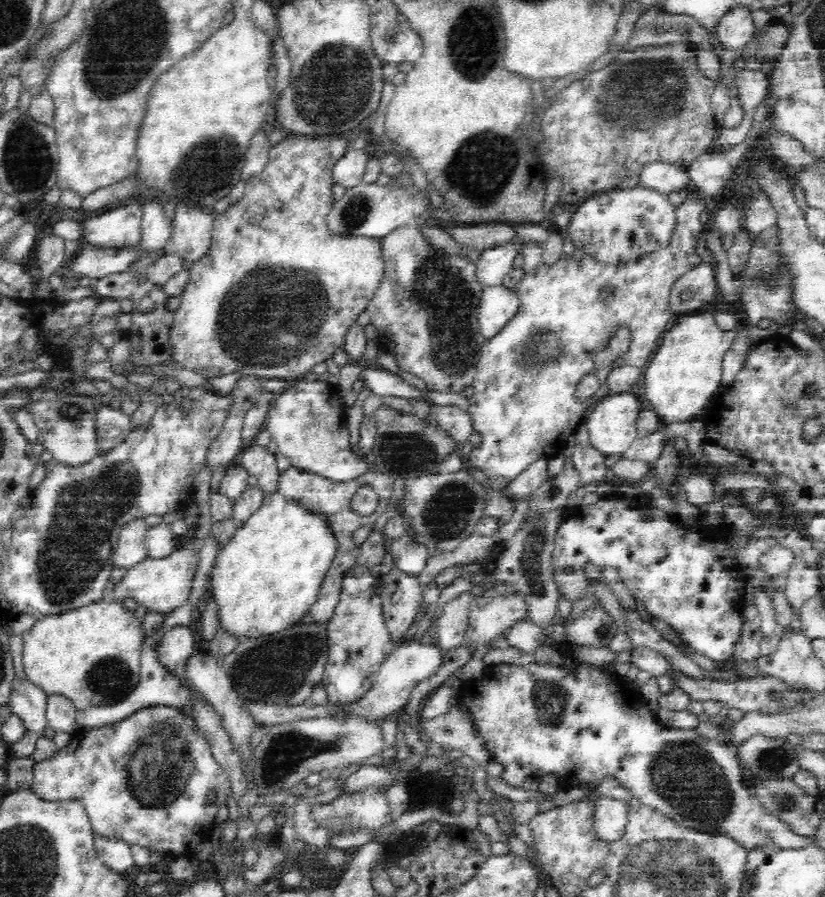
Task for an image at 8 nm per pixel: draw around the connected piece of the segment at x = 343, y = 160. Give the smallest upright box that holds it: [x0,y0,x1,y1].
[331,147,367,188]

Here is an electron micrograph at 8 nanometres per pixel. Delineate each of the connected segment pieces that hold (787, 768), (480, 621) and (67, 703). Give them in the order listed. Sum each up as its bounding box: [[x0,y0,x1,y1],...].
[[734,736,801,790],[464,588,526,646],[44,692,75,733]]

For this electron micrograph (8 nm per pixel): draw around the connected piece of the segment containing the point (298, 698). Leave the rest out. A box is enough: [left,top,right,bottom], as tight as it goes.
[216,623,327,706]

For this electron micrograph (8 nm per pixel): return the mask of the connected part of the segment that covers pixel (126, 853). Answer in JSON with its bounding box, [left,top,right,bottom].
[93,835,133,872]

